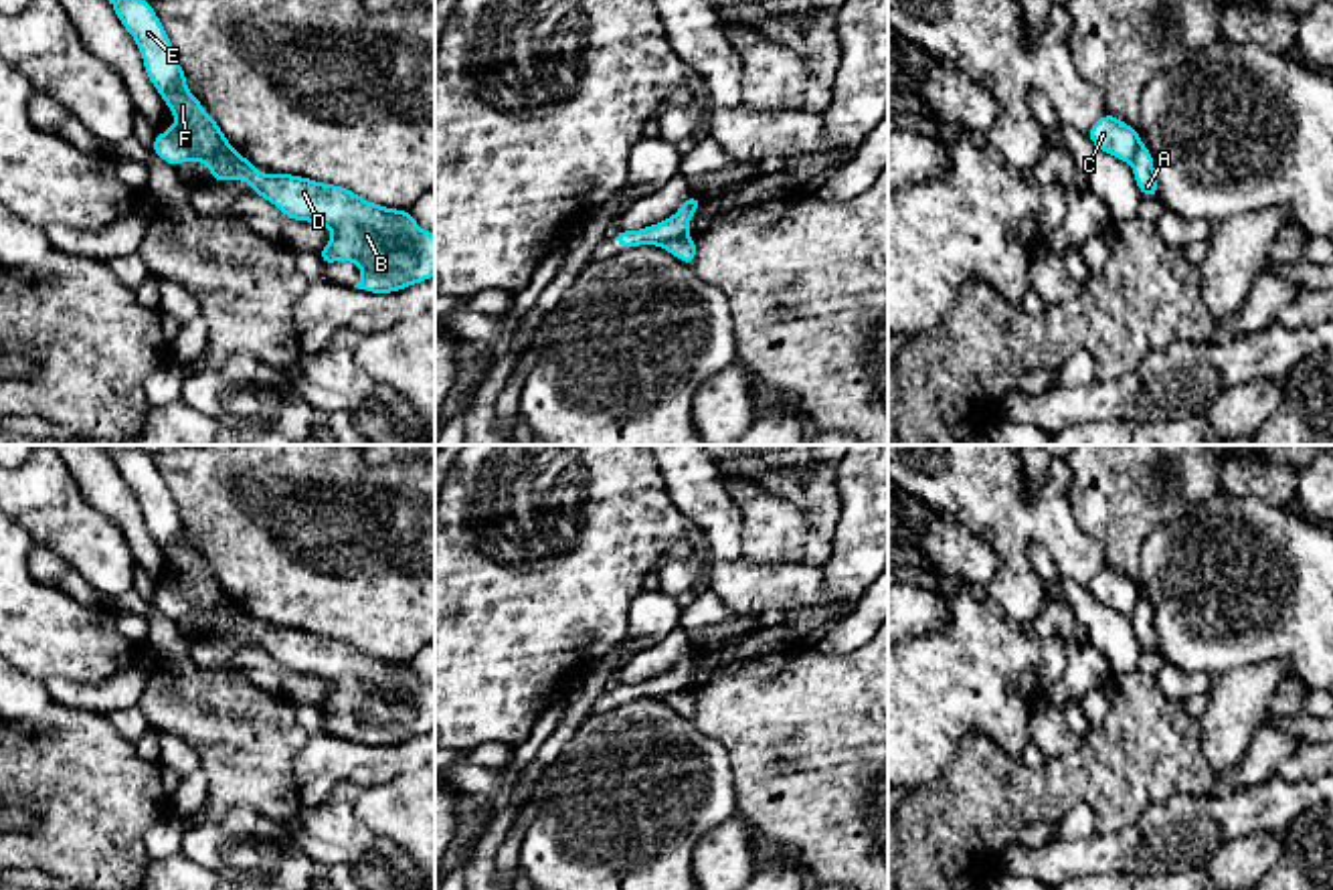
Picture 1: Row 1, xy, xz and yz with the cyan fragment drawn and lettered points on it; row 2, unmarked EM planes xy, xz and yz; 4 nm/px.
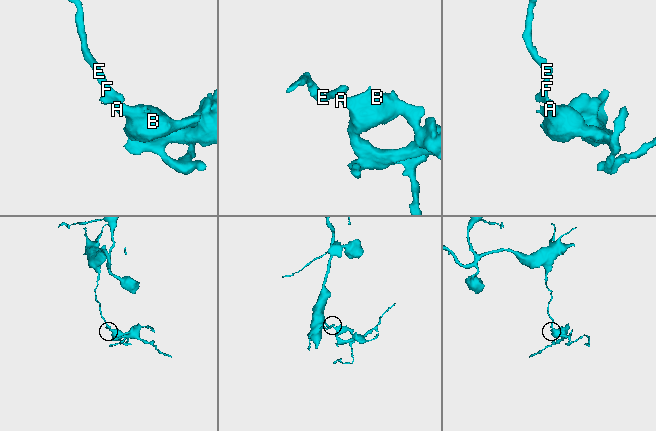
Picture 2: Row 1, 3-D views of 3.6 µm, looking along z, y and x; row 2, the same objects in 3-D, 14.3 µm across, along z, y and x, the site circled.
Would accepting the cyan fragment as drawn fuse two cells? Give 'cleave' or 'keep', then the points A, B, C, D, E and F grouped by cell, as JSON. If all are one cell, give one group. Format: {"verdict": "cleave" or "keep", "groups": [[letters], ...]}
{"verdict": "cleave", "groups": [["A", "B", "D"], ["C", "E", "F"]]}

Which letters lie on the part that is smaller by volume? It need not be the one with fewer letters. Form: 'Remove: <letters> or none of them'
Remove: A, B, D

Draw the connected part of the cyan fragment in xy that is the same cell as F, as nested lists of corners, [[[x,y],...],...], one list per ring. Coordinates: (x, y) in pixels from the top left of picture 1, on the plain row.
[[[107,449],[107,453],[138,496],[152,538],[176,568],[176,576],[156,589],[152,605],[166,617],[178,619],[180,615],[210,615],[231,601],[218,576],[186,542],[186,528],[178,516],[176,502],[152,457],[138,449]]]

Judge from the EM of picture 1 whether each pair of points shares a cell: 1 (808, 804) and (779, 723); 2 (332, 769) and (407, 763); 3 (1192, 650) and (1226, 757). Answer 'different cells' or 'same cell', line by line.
1: same cell
2: same cell
3: different cells

